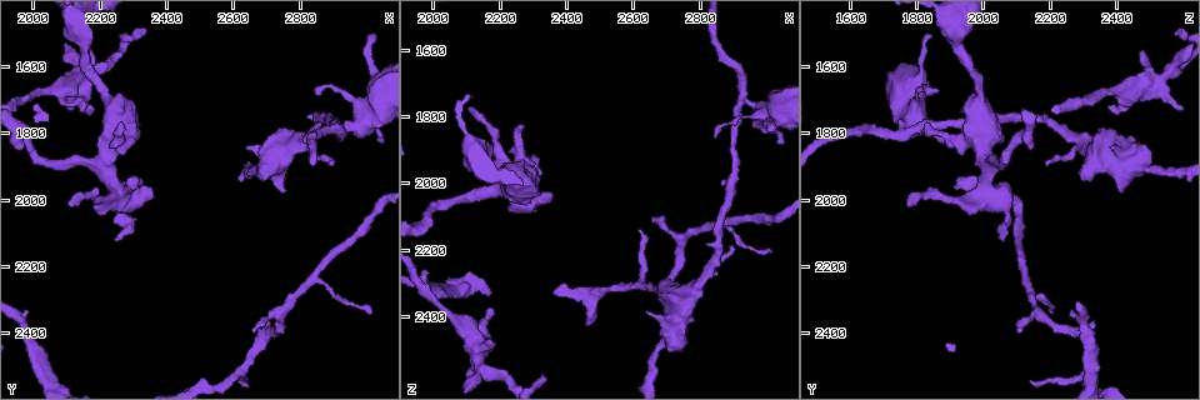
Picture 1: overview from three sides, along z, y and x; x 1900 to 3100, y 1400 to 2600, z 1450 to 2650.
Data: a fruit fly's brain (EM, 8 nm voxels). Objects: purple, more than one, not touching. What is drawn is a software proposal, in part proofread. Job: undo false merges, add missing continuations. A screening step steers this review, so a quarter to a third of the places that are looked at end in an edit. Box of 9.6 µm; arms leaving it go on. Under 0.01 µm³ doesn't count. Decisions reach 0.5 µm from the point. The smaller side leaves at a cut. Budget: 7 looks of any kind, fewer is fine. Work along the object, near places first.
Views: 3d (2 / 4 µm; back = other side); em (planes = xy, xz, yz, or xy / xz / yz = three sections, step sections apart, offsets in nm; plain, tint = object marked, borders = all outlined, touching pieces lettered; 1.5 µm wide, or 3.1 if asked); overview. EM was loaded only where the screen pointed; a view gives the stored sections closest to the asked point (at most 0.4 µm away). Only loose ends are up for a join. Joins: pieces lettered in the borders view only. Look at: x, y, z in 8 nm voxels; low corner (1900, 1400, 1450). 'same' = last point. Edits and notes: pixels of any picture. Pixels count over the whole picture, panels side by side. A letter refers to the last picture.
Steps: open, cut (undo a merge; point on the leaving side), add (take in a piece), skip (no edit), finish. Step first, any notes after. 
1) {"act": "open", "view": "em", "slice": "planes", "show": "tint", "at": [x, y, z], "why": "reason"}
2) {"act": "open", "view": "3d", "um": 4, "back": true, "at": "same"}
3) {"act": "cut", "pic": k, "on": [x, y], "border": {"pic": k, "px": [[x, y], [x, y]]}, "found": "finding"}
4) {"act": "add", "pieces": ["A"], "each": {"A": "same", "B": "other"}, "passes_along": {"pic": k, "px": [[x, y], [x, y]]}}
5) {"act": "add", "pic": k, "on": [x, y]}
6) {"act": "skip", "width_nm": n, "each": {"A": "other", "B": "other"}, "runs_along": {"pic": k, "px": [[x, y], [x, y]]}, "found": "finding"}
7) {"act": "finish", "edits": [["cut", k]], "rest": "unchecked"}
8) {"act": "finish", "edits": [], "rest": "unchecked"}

{"act": "open", "view": "em", "slice": "planes", "show": "borders", "at": [2840, 2240, 2130], "why": "side arm on a straight run"}

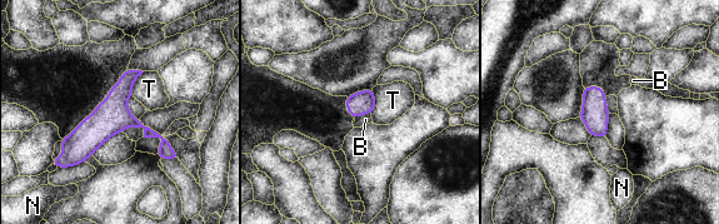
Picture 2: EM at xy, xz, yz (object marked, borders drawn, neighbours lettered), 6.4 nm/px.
{"act": "skip", "width_nm": 180, "longest_contact_nm": ["T", 170], "each": {"B": "other", "N": "other", "T": "other"}, "found": "one neuron here"}

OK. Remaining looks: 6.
{"act": "open", "view": "3d", "um": 4, "at": [2810, 1820, 2280], "why": "sharp bend"}

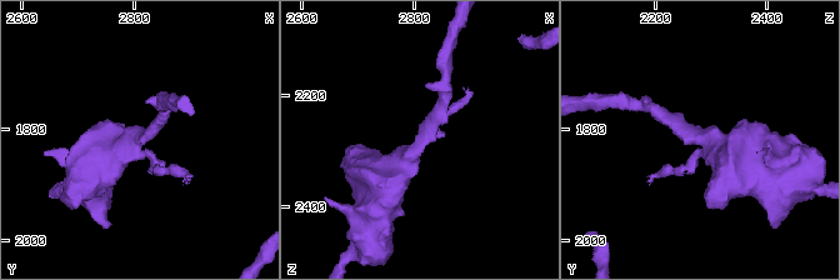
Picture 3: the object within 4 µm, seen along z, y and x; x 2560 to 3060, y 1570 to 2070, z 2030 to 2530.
{"act": "open", "view": "em", "slice": "xz", "step": 4, "show": "tint", "at": [2815, 1815, 2285], "why": "shape alone is not enough"}

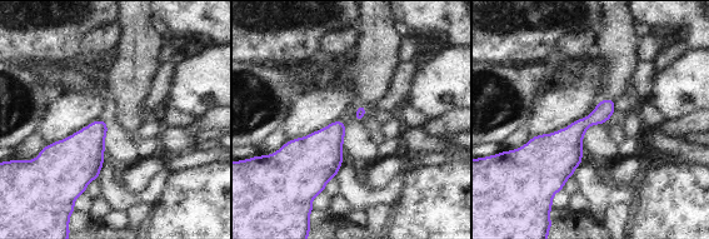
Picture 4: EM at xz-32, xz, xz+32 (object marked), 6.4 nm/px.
{"act": "open", "view": "em", "slice": "planes", "show": "borders", "at": "same"}

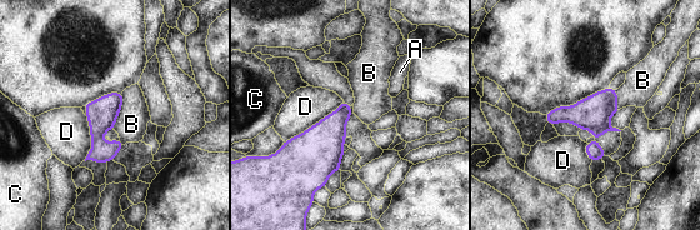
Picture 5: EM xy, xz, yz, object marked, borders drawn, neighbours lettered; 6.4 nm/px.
{"act": "skip", "each": {"A": "other", "B": "other", "C": "other", "D": "other"}, "found": "all the same neuron"}

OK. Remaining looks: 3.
{"act": "open", "view": "em", "slice": "yz", "step": 8, "show": "tint", "at": [3020, 1510, 1830], "why": "tapers out"}

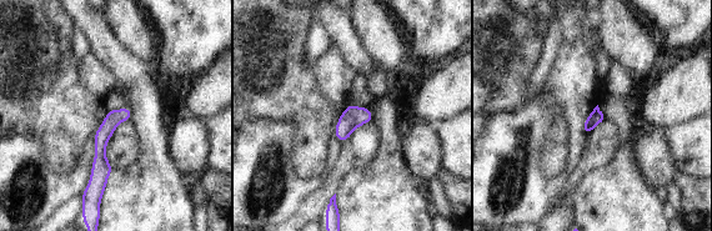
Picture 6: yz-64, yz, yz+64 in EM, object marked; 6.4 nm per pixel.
{"act": "open", "view": "em", "slice": "planes", "show": "tint", "at": "same"}

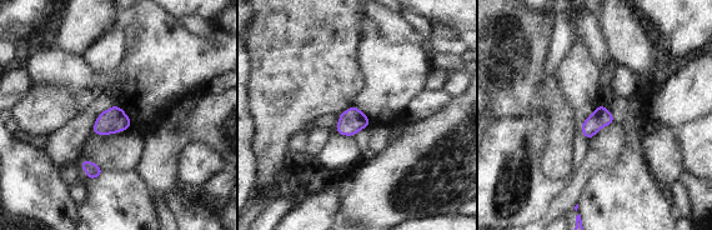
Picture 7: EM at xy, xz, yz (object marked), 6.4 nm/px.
{"act": "open", "view": "em", "slice": "planes", "show": "borders", "at": "same", "why": "what lies round it"}

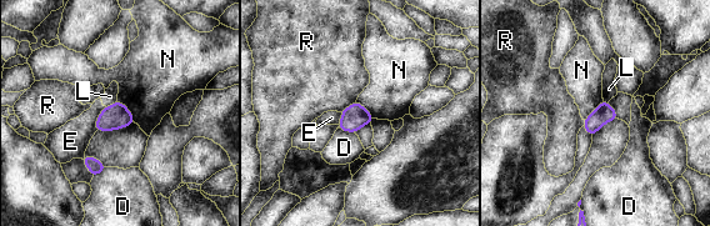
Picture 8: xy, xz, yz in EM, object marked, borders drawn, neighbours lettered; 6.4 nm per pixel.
{"act": "skip", "each": {"D": "other", "E": "other", "L": "other", "N": "other", "R": "other"}, "found": "none of them fits"}

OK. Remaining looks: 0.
{"act": "finish", "edits": [], "rest": "unchecked"}

